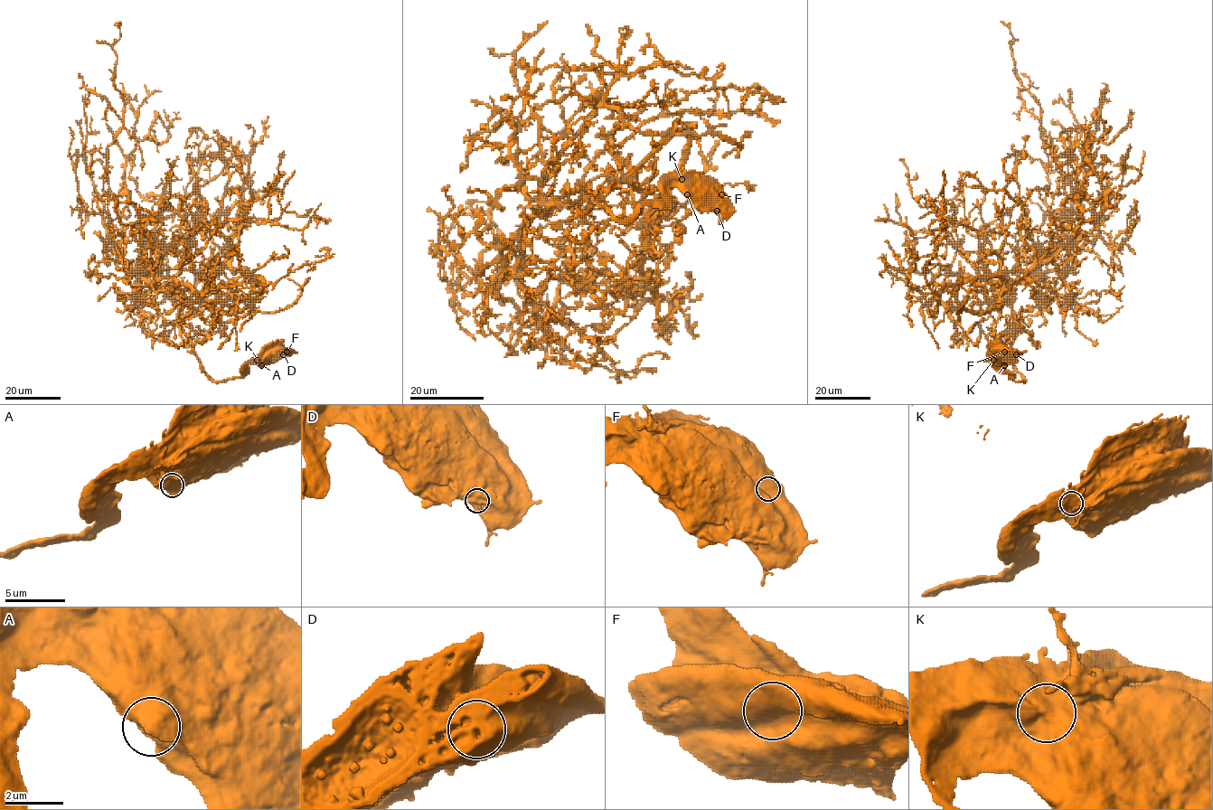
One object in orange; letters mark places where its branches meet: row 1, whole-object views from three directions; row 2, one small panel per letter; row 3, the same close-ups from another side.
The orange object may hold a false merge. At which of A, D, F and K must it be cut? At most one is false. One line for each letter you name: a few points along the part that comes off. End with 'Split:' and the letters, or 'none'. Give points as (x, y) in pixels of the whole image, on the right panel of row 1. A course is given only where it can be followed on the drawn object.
Split: none

